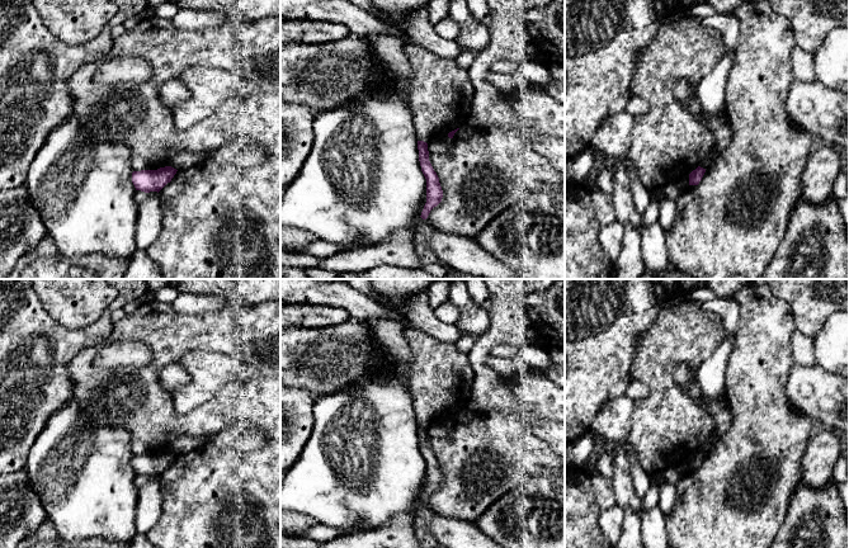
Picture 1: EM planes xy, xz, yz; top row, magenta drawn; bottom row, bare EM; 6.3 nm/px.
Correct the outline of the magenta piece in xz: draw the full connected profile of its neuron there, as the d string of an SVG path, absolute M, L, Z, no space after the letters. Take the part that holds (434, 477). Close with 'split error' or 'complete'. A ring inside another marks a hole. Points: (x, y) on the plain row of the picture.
M418 425L418 434L421 455L426 463L426 487L420 501L426 504L430 495L442 486L443 474L439 462L429 445L428 427L424 425Z; complete

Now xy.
M171 450L160 452L157 454L141 454L132 457L132 467L136 474L145 477L160 476L176 458L176 453Z; complete

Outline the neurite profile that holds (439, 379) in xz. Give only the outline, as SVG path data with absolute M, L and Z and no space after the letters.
M415 327L406 329L405 339L412 355L405 379L418 425L429 427L467 408L475 381L467 354Z

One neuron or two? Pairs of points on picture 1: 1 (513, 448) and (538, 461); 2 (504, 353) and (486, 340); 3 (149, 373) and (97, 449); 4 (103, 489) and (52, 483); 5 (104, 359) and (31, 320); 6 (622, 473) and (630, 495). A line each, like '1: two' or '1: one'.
1: one
2: two
3: two
4: one
5: two
6: one

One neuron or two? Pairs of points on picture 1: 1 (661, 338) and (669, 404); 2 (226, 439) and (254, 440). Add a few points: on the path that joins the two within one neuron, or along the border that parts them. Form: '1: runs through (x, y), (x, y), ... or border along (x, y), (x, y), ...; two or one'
1: runs through (661, 354), (661, 387); one
2: runs through (232, 439), (248, 439); one

